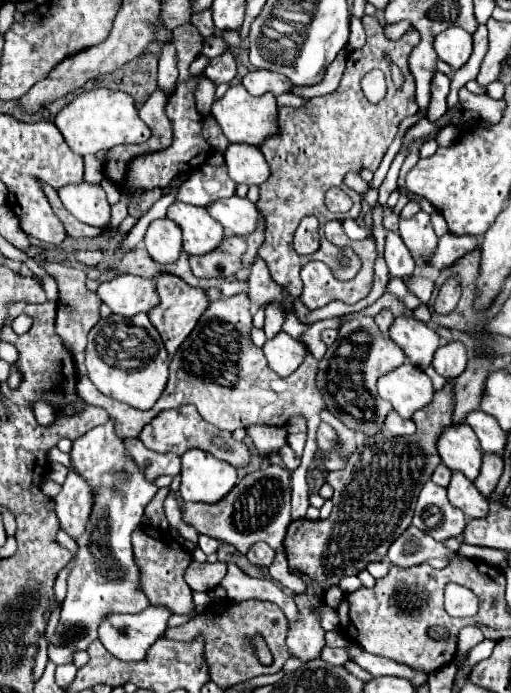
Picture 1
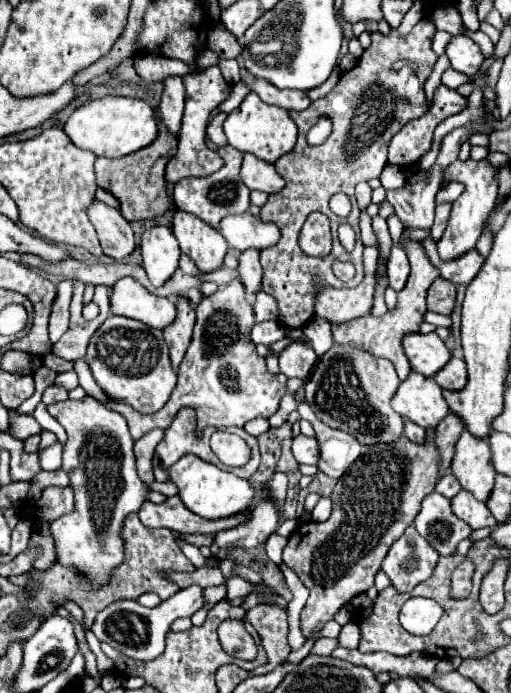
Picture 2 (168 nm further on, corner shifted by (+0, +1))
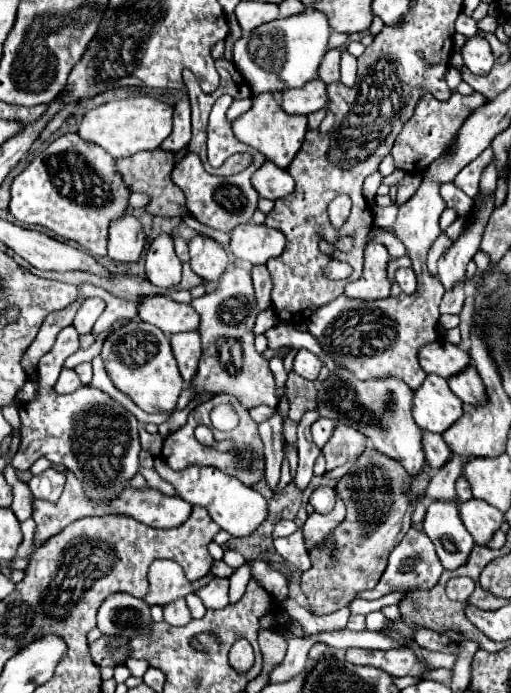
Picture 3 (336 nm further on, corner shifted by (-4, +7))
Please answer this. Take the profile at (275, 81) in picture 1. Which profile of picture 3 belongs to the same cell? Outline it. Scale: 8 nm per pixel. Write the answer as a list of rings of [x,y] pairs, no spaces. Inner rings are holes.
[[[313,79],[309,85],[303,85],[299,89],[281,91],[281,107],[291,115],[309,115],[313,111],[319,111],[325,107],[325,101],[325,85],[319,79]]]

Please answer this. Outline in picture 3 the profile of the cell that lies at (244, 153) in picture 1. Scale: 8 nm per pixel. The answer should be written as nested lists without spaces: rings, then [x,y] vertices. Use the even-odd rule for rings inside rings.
[[[265,161],[251,177],[251,183],[253,187],[257,189],[257,193],[261,197],[267,197],[267,199],[279,199],[279,197],[285,197],[289,193],[293,193],[295,189],[295,183],[293,183],[293,177],[277,167],[275,163],[271,161]]]

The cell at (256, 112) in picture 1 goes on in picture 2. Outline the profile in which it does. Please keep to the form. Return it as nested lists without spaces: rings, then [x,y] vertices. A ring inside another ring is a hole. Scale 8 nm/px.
[[[249,93],[247,99],[233,113],[229,113],[223,123],[223,131],[235,149],[243,153],[253,153],[267,163],[275,163],[281,155],[289,153],[297,141],[297,125],[289,117],[289,113],[281,107],[263,103],[257,93]]]

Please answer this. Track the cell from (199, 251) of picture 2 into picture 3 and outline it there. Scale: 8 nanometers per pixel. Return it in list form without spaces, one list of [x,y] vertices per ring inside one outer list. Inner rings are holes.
[[[197,233],[189,241],[191,253],[191,269],[205,281],[215,281],[227,267],[227,253],[225,249],[209,235]]]

